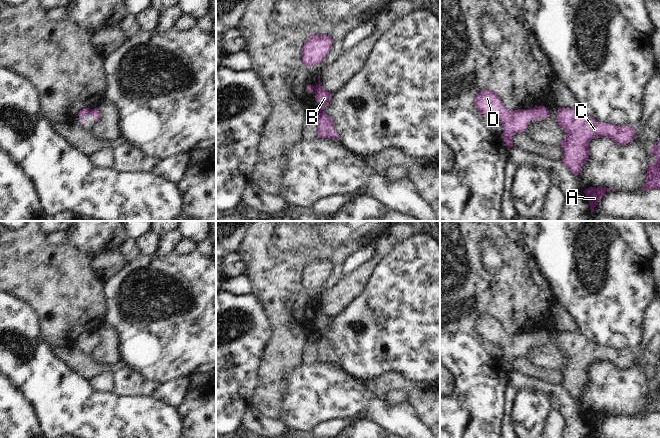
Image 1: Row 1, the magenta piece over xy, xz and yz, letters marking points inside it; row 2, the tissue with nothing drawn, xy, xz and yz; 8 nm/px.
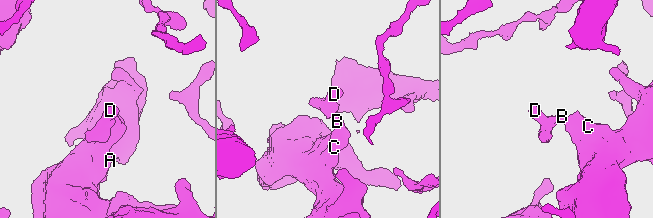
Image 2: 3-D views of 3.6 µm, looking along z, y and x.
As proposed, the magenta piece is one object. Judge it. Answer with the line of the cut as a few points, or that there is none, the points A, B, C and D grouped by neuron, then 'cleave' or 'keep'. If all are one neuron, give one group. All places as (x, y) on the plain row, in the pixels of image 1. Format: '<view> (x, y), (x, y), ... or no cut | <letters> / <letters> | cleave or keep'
no cut | A B C D | keep

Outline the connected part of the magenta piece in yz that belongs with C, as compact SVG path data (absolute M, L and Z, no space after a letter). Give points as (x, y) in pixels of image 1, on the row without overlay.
M558 332L557 345L567 361L560 368L564 377L562 387L575 400L582 397L582 391L589 382L589 367L592 363L612 363L620 370L629 369L635 364L634 351L598 346L580 332Z

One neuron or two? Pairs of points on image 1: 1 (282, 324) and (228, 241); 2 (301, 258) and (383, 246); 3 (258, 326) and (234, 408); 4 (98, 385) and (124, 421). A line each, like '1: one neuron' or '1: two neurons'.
1: two neurons
2: two neurons
3: one neuron
4: two neurons

